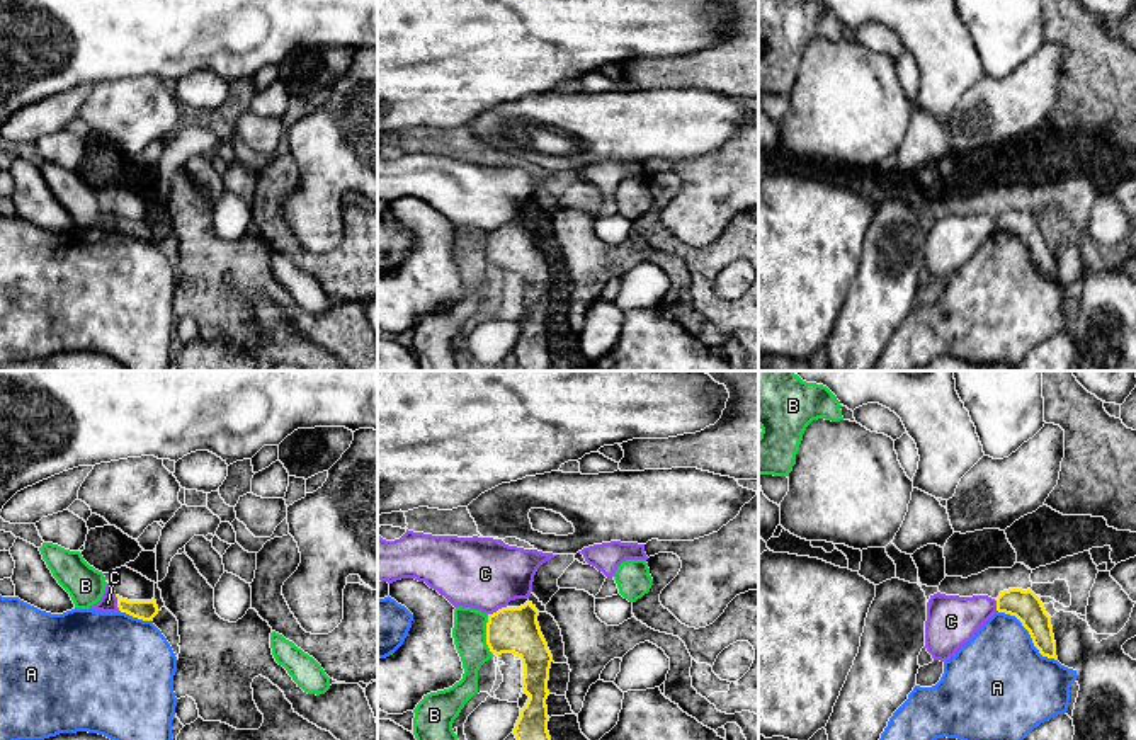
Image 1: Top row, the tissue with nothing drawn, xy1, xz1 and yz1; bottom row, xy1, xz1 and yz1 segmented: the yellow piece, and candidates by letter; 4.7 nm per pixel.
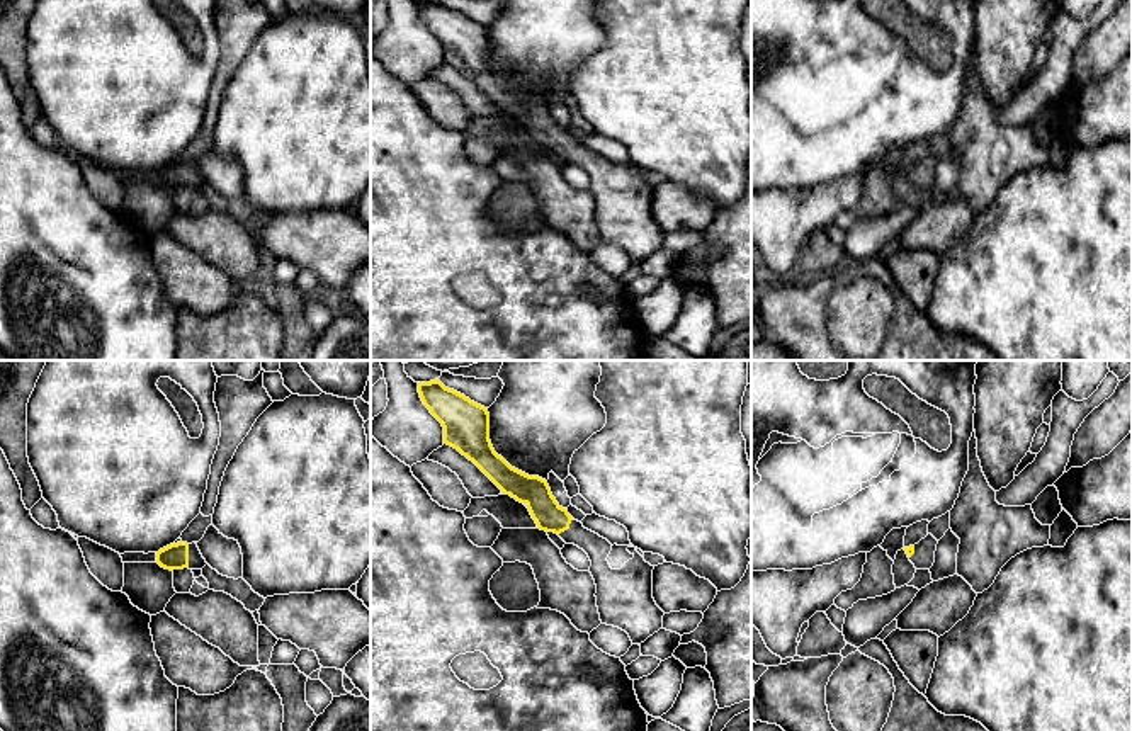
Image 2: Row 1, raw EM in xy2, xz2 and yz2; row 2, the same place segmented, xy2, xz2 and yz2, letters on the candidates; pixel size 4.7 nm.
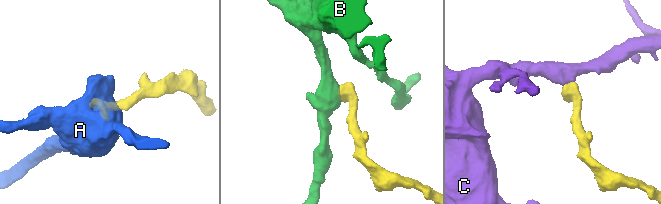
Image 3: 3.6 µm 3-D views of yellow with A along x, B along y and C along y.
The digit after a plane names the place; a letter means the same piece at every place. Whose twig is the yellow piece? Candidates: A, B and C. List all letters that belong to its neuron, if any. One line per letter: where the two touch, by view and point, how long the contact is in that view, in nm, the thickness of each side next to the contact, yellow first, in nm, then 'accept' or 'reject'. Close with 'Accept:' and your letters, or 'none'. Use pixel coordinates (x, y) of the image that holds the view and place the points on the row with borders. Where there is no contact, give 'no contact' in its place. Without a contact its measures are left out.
A: contact yz1 (1029, 633); length 360 nm; calibres 150 and 440 nm; reject
B: contact xz1 (487, 635); length 190 nm; calibres 220 and 160 nm; reject
C: contact xz1 (499, 609); length 100 nm; calibres 220 and 340 nm; reject
Accept: none

